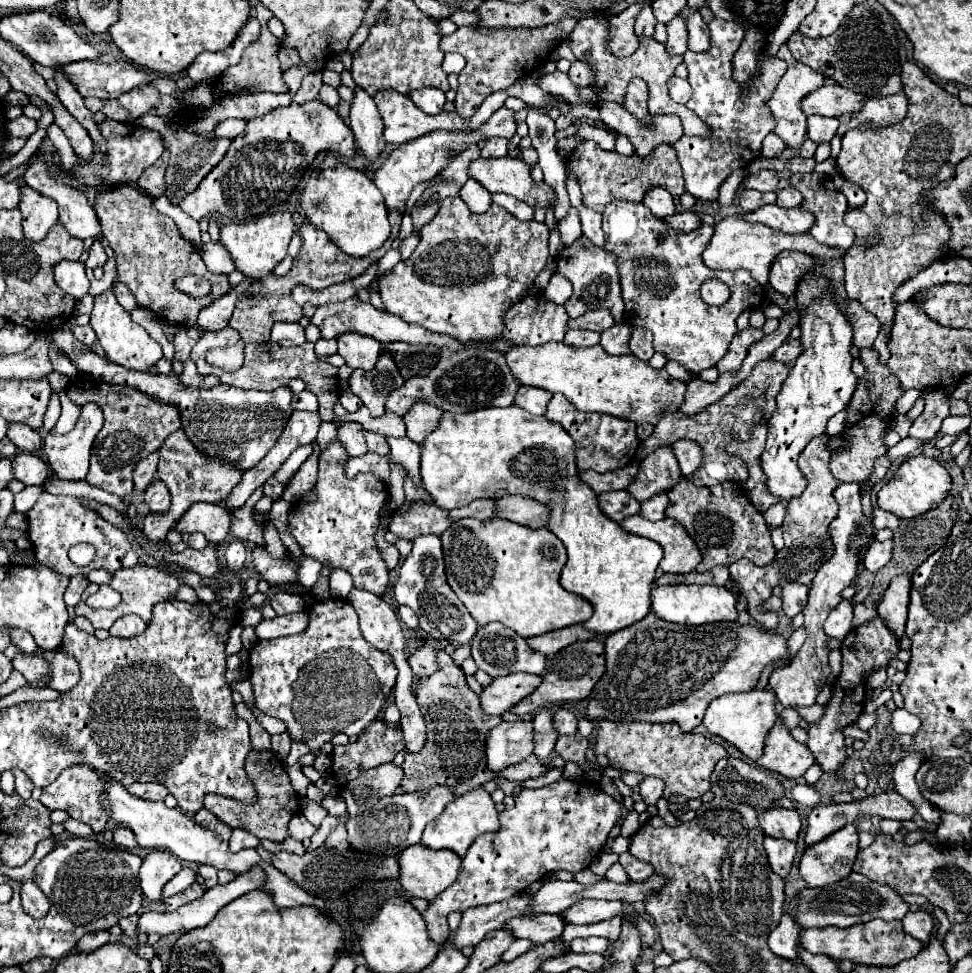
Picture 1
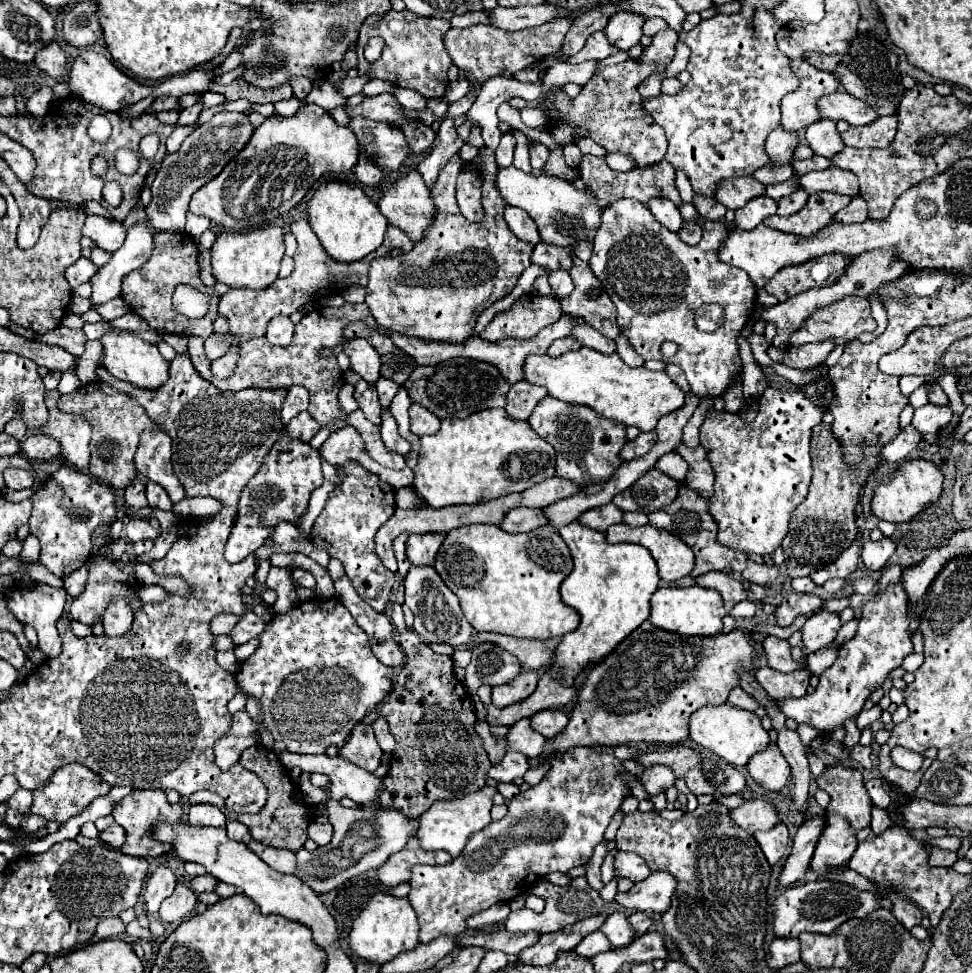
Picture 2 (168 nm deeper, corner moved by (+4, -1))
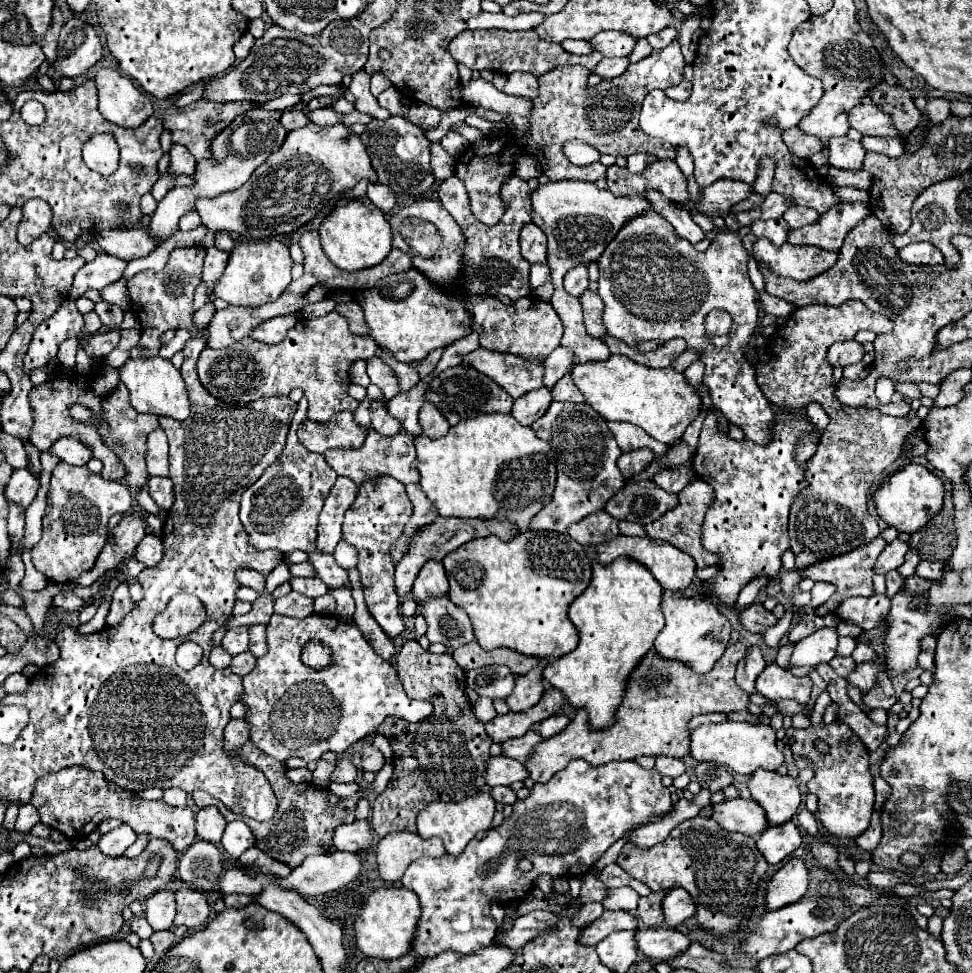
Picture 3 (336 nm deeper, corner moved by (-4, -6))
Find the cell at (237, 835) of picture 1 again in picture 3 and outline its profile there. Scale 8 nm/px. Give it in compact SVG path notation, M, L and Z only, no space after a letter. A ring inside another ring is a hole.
M230 822L222 836L222 848L228 856L238 858L246 848L254 846L254 834L244 822Z

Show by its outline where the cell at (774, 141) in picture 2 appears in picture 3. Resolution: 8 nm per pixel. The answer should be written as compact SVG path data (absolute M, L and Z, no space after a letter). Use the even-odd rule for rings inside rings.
M798 126L782 130L782 140L792 150L792 154L796 154L800 158L810 158L812 154L816 154L816 152L820 152L824 148L820 138L804 134Z

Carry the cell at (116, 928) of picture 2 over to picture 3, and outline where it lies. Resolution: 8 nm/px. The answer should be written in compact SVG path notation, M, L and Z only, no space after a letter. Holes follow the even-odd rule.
M136 916L136 918L130 922L130 930L136 932L140 938L150 938L152 932L154 932L154 930L148 926L148 922L146 922L144 916Z

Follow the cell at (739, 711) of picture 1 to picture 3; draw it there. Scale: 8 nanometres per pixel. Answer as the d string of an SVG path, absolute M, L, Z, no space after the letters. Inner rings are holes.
M722 722L704 724L690 734L690 756L698 762L718 762L736 774L754 774L758 768L778 770L784 762L782 752L776 748L776 732L766 724L746 724L746 722Z

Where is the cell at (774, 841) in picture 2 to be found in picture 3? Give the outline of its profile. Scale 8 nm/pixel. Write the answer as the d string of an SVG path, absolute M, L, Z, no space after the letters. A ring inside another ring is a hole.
M794 822L772 826L762 832L756 842L758 852L766 858L768 864L778 864L790 856L802 844L802 834Z

